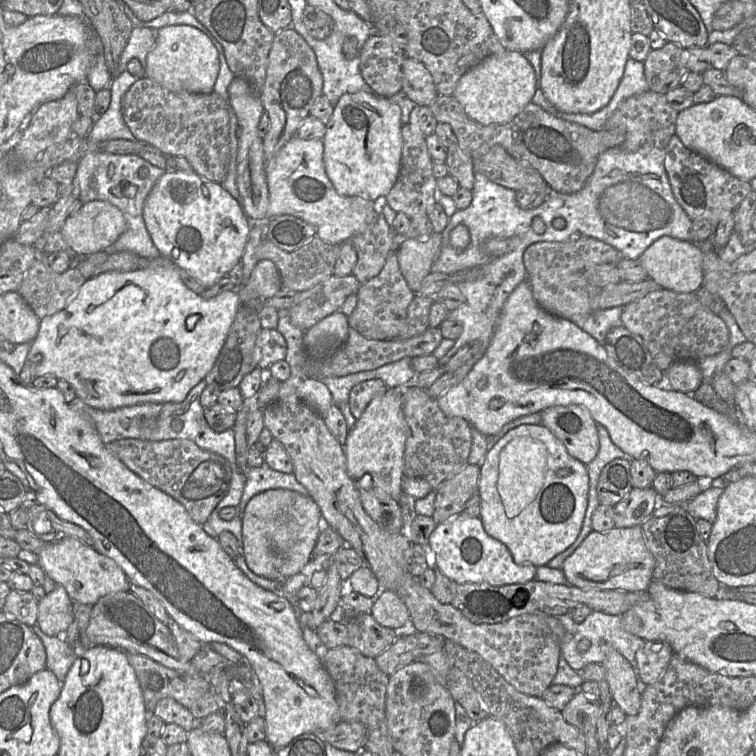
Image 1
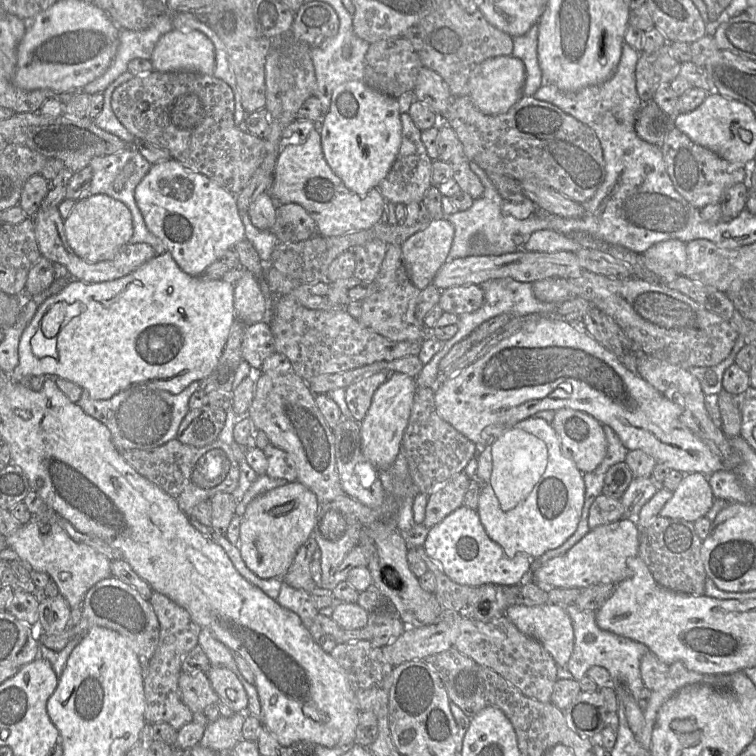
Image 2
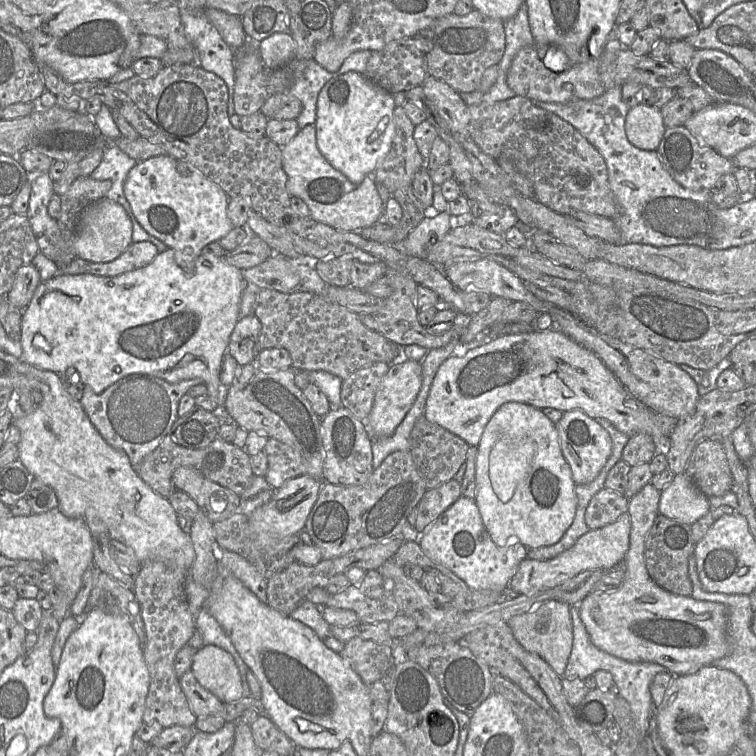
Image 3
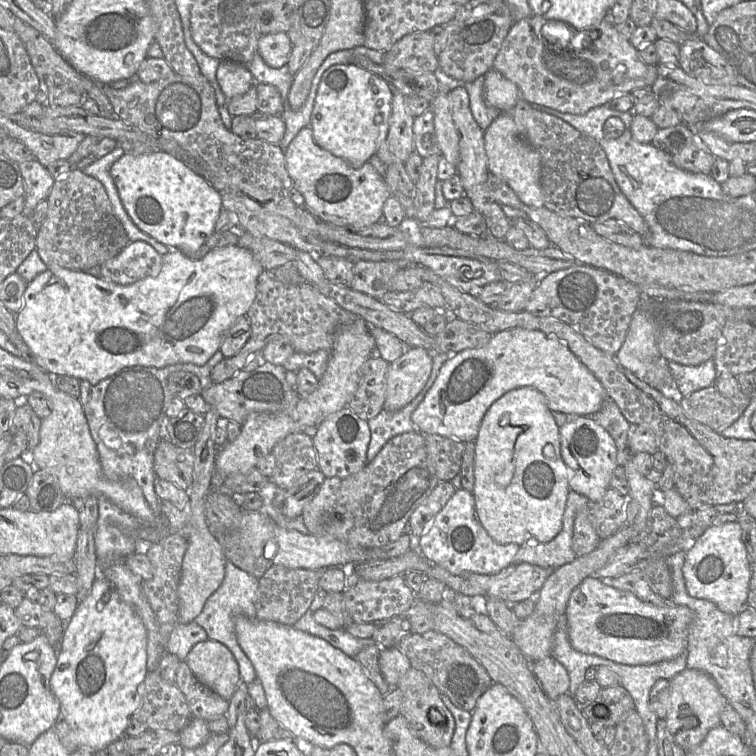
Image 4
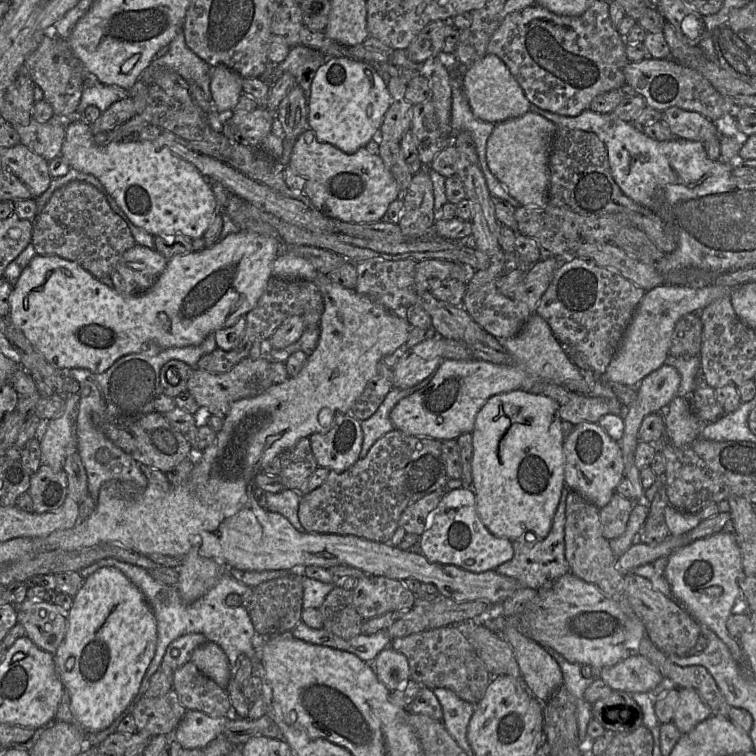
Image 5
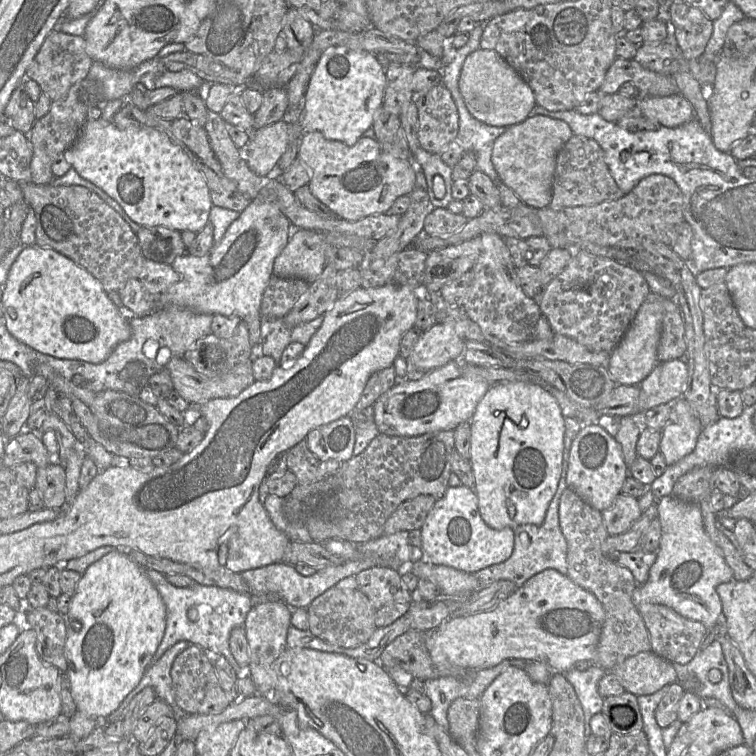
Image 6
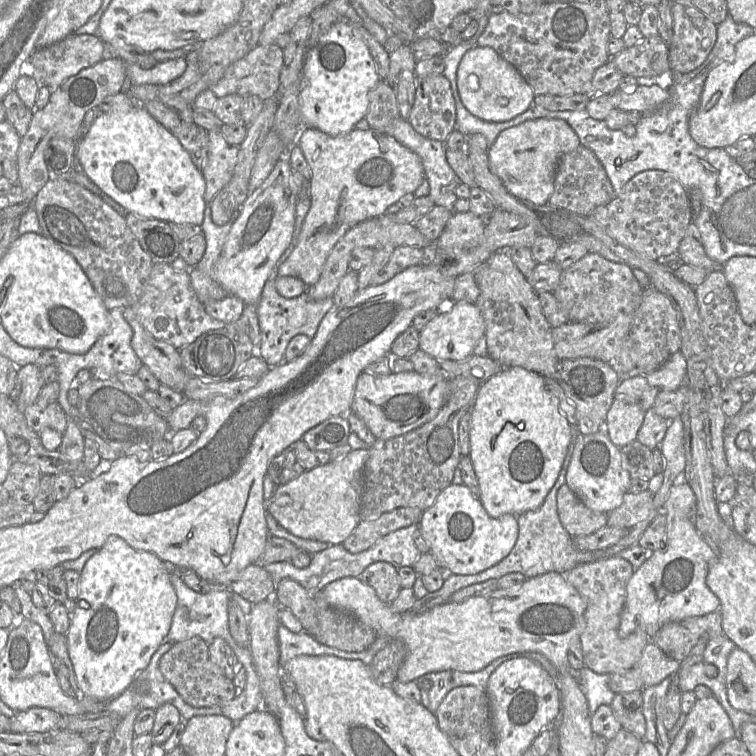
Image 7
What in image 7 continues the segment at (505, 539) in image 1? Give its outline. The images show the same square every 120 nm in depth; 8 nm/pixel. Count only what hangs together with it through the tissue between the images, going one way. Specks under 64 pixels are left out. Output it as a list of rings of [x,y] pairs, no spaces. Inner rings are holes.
[[[519,366],[505,367],[480,385],[469,413],[469,458],[485,511],[490,517],[498,518],[538,509],[559,476],[572,438],[572,427],[559,408],[557,397],[545,385],[544,377]]]

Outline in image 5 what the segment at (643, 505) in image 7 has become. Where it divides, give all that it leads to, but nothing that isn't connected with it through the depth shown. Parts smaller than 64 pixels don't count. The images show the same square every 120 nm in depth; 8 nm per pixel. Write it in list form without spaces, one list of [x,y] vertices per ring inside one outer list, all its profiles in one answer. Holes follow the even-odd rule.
[[[615,492],[610,502],[599,509],[602,534],[607,540],[617,538],[625,531],[634,505],[637,504],[631,499]]]

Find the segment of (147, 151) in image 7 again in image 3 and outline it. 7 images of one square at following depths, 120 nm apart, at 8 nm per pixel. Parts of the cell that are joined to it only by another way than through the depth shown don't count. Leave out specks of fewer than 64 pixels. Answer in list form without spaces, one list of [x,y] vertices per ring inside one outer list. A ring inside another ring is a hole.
[[[169,155],[137,162],[127,175],[124,194],[141,226],[175,251],[175,261],[183,269],[193,269],[202,249],[234,228],[227,216],[229,197],[223,189],[191,163]]]

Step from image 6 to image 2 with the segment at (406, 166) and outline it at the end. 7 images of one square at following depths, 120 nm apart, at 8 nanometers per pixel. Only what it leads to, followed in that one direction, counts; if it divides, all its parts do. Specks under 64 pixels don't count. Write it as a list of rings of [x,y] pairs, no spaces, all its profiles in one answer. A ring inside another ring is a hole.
[[[313,130],[302,144],[282,147],[274,172],[270,195],[280,204],[301,205],[316,223],[319,236],[335,237],[373,227],[383,213],[384,198],[377,188],[364,198],[350,191],[332,171],[321,147],[320,132]]]

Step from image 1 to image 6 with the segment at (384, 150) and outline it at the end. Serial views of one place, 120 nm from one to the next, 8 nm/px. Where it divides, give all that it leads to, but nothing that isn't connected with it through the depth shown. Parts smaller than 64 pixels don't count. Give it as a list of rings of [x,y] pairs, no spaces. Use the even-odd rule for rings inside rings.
[[[330,47],[324,51],[310,77],[306,93],[300,105],[300,128],[302,134],[319,131],[328,140],[353,146],[364,132],[372,127],[375,111],[382,106],[386,88],[386,68],[376,55],[347,47]]]

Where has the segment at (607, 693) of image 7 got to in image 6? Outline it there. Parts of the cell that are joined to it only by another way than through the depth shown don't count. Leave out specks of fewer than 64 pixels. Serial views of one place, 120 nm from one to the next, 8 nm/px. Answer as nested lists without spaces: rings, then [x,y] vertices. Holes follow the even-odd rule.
[[[592,664],[585,671],[573,667],[563,674],[573,686],[582,706],[586,741],[591,735],[590,720],[596,713],[601,712],[603,706],[604,697],[598,692],[598,682],[606,673],[603,668]]]

